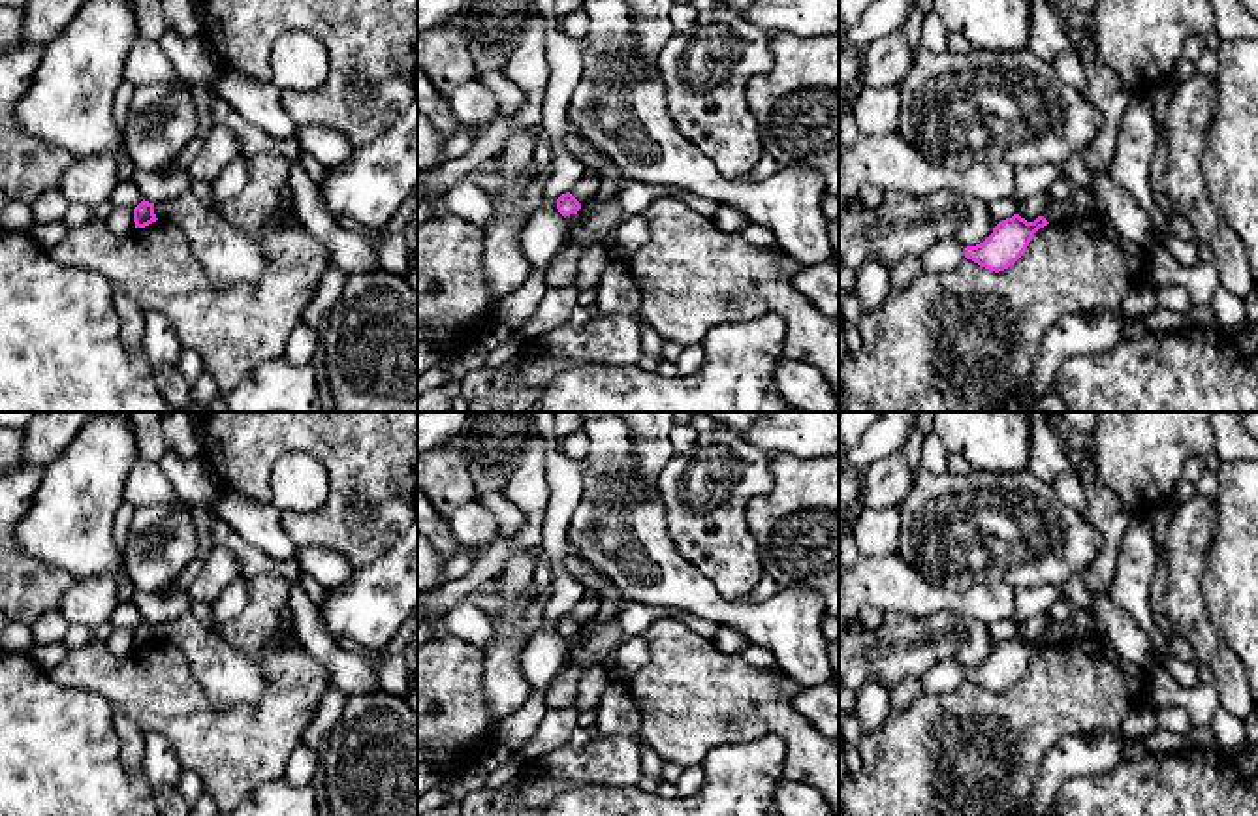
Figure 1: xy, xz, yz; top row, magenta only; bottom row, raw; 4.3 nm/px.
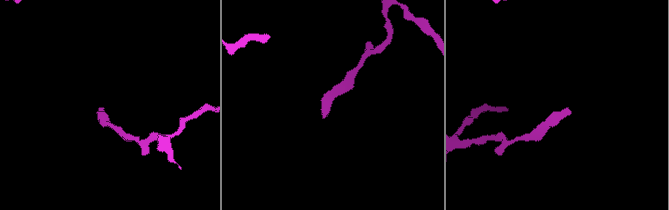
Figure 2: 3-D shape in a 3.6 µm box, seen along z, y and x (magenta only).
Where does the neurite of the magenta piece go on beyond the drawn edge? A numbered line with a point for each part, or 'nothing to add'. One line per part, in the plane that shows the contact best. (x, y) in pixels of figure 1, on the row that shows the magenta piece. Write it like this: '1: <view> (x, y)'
nothing to add

